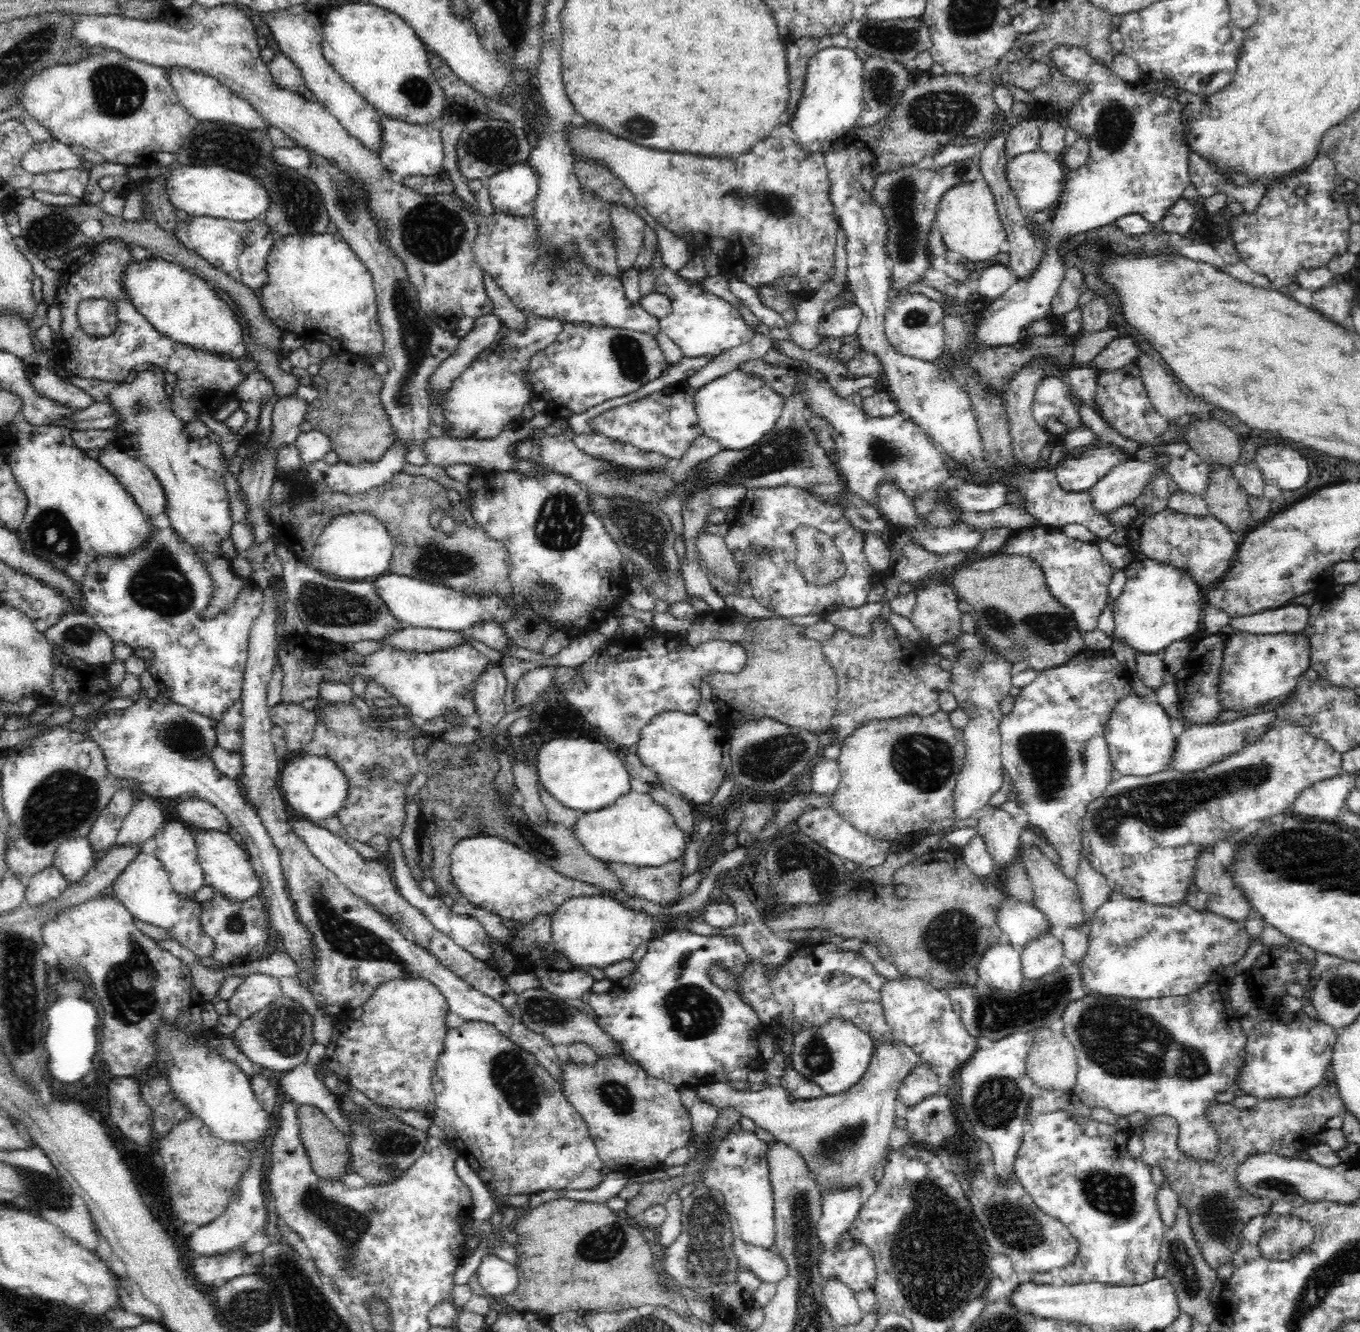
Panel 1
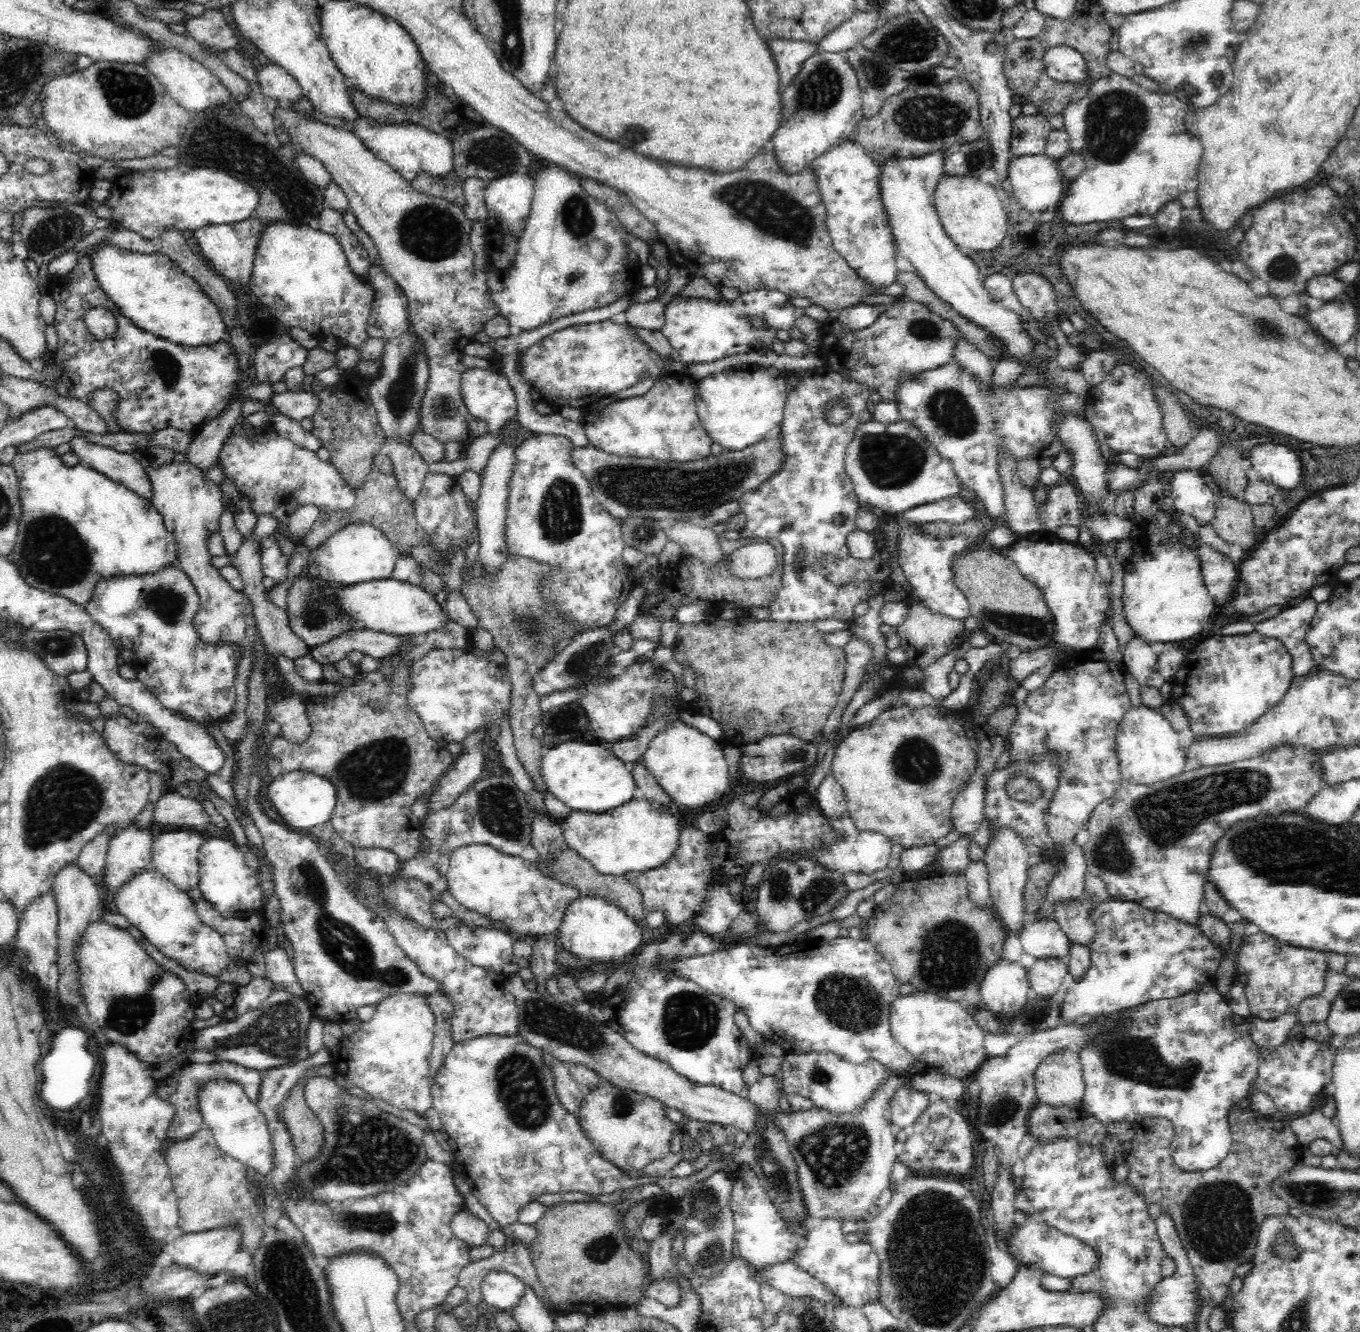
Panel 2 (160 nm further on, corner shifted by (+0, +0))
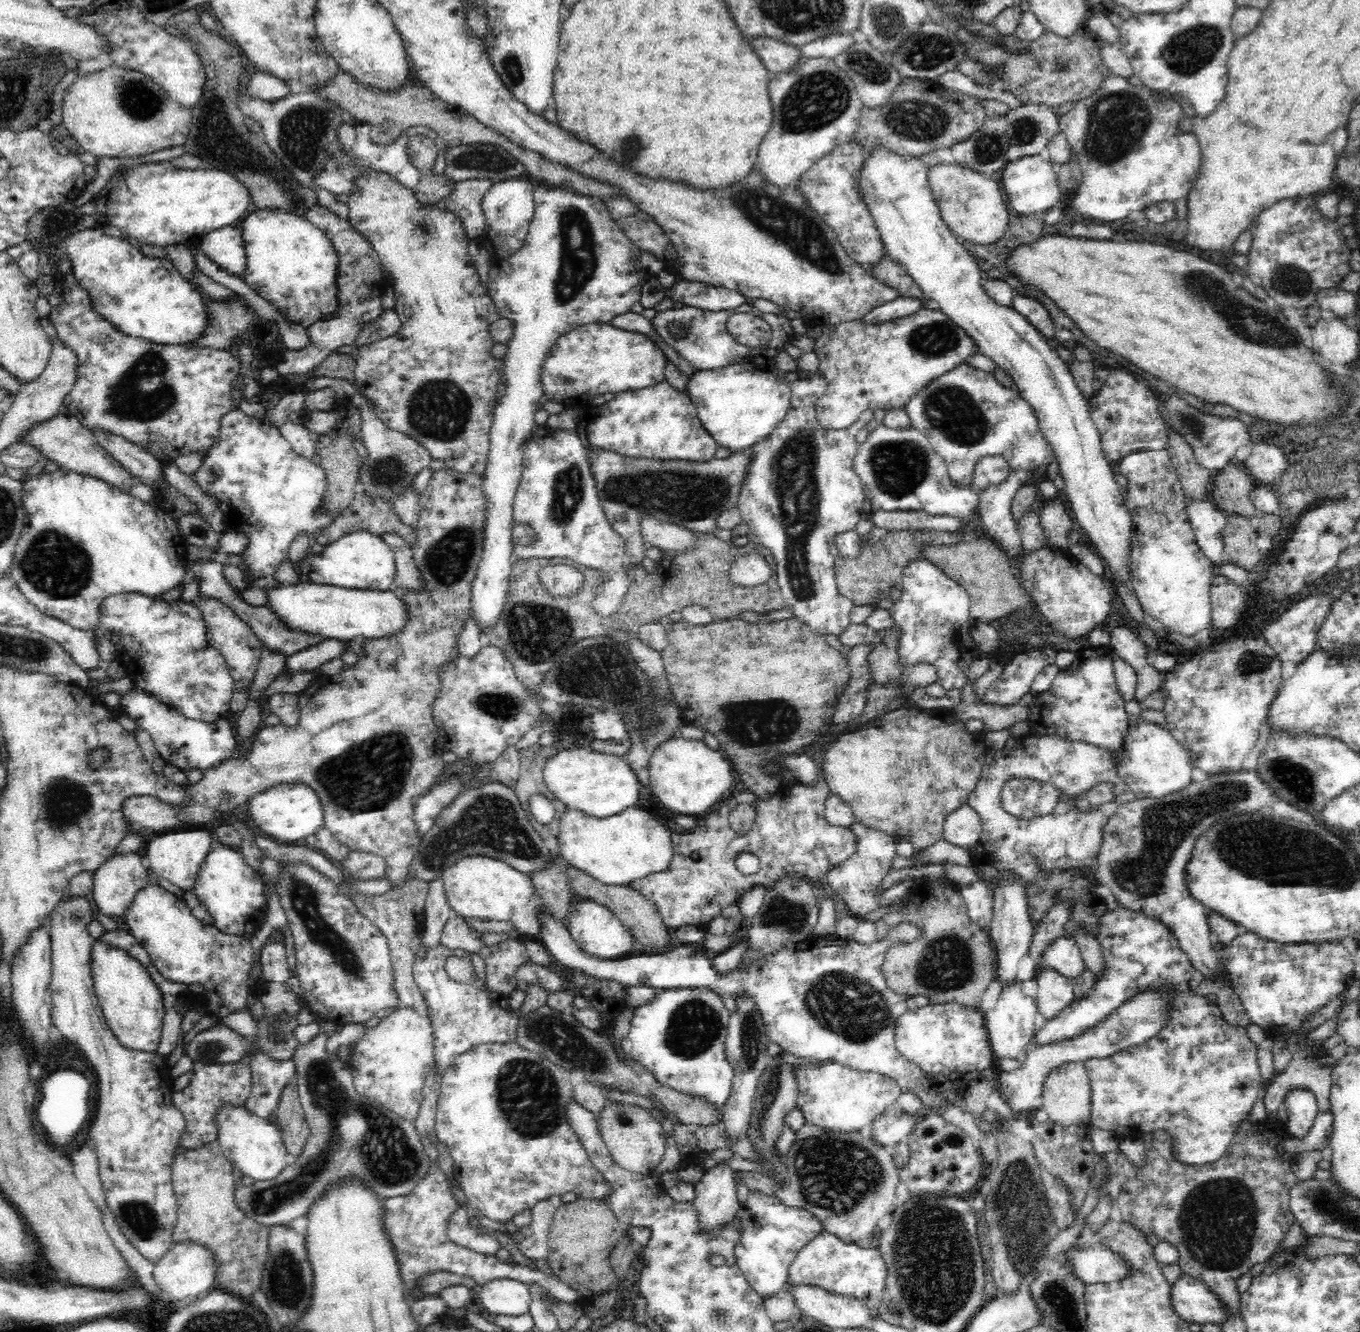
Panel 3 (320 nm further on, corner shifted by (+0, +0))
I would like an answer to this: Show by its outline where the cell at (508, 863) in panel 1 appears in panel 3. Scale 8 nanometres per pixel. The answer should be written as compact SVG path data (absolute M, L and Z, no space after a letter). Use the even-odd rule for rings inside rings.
M470 854L446 868L442 879L448 905L462 918L508 921L514 925L517 937L521 939L537 939L542 934L542 914L550 915L550 910L544 907L531 878L523 871L500 859Z

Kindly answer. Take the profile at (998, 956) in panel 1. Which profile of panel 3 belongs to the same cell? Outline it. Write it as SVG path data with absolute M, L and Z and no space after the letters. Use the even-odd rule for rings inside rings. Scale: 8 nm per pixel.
M1020 981L1005 983L999 998L992 1009L984 1013L985 1025L989 1033L989 1041L996 1059L1011 1058L1016 1060L1024 1050L1028 1050L1030 1042L1035 1039L1036 1031L1036 999L1022 993Z

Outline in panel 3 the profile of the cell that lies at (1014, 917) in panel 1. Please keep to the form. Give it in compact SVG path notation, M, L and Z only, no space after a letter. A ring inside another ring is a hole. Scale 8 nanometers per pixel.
M1058 936L1054 942L1050 942L1044 950L1044 962L1064 975L1074 979L1082 970L1085 962L1081 957L1080 947L1074 938Z

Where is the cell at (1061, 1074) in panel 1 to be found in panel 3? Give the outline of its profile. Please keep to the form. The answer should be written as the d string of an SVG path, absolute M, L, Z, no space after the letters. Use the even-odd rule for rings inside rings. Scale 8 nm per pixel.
M1066 1062L1062 1066L1054 1068L1044 1078L1041 1108L1047 1112L1049 1120L1058 1126L1089 1124L1091 1096L1092 1087L1084 1064L1082 1062Z

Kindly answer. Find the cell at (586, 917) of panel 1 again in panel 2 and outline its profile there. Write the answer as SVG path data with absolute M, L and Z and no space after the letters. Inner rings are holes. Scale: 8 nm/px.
M585 895L574 900L566 908L556 933L561 946L581 961L623 962L639 951L642 924L606 900L594 895Z

